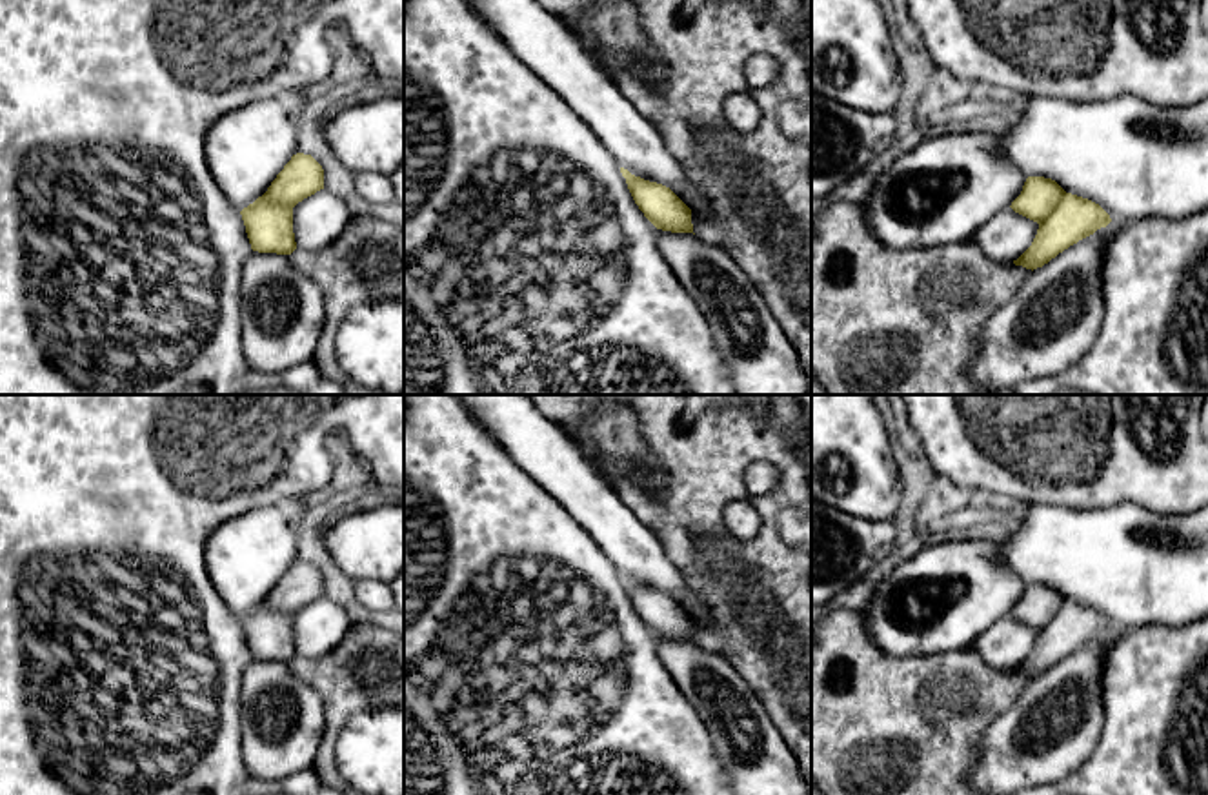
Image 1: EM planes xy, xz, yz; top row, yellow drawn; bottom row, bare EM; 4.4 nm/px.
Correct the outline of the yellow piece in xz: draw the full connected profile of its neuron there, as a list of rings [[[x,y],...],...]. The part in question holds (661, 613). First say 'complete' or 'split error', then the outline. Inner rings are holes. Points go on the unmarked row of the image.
complete | [[[624,575],[620,580],[635,611],[657,637],[693,640],[691,617],[669,595],[635,584]]]

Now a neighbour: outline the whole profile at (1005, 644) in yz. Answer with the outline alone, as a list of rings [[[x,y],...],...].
[[[1008,615],[977,637],[970,648],[977,651],[986,666],[1013,669],[1032,653],[1037,637],[1037,629]]]

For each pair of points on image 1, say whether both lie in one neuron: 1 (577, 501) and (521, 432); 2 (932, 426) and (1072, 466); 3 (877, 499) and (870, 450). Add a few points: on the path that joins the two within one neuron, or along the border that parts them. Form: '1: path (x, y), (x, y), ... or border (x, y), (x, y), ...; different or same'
1: path (573, 484), (537, 448); same
2: path (966, 426), (1032, 426), (1037, 432); same
3: path (870, 486), (870, 462); same

